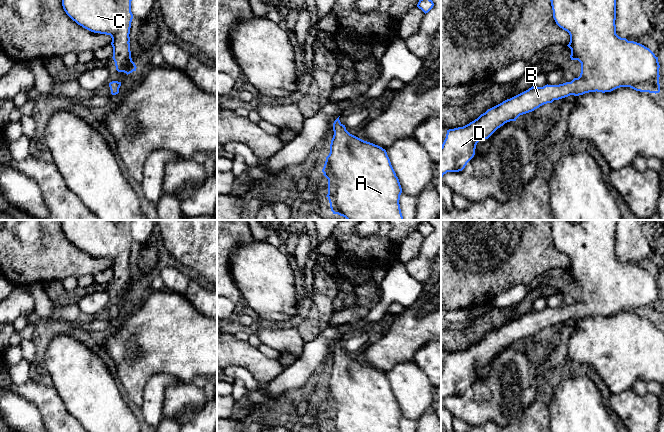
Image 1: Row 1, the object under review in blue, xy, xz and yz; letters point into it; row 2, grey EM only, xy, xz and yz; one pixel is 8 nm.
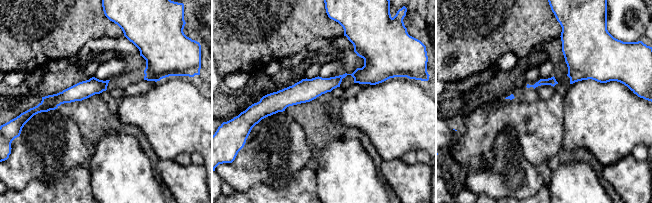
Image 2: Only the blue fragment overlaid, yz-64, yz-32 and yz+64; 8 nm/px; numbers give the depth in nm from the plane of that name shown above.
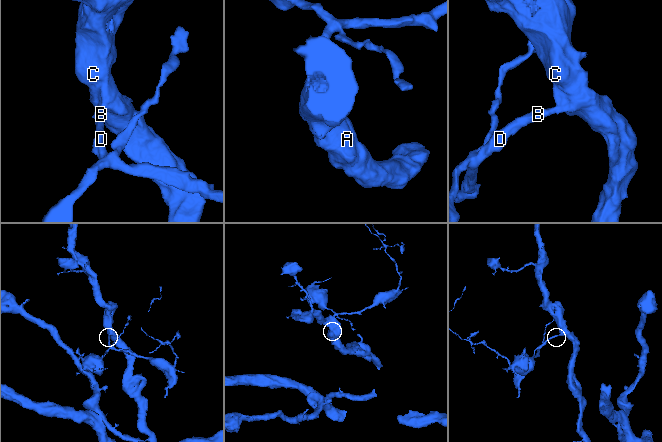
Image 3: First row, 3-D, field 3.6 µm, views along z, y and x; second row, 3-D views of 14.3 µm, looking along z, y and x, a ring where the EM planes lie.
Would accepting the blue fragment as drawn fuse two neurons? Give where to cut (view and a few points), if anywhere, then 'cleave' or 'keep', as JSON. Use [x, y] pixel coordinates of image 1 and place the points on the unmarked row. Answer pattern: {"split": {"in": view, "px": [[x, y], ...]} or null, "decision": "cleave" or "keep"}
{"split": null, "decision": "keep"}

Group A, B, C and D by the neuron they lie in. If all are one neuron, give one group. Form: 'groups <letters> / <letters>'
groups A B C D

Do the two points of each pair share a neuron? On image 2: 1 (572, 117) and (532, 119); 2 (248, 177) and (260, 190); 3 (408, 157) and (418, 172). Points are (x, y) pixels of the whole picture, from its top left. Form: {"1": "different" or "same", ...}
{"1": "different", "2": "different", "3": "different"}

